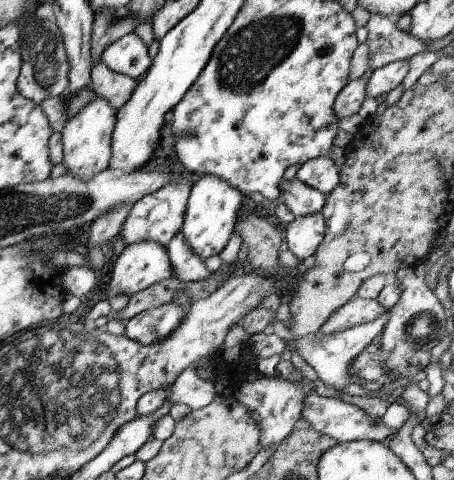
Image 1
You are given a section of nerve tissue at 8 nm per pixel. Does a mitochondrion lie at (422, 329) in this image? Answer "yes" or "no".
yes

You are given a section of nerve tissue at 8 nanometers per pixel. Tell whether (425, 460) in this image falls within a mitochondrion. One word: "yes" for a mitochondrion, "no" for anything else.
no

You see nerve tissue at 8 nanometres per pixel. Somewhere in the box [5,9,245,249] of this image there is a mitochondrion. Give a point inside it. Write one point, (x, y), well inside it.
(40, 44)

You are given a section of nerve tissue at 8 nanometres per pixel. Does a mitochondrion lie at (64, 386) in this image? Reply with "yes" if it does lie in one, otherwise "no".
yes

